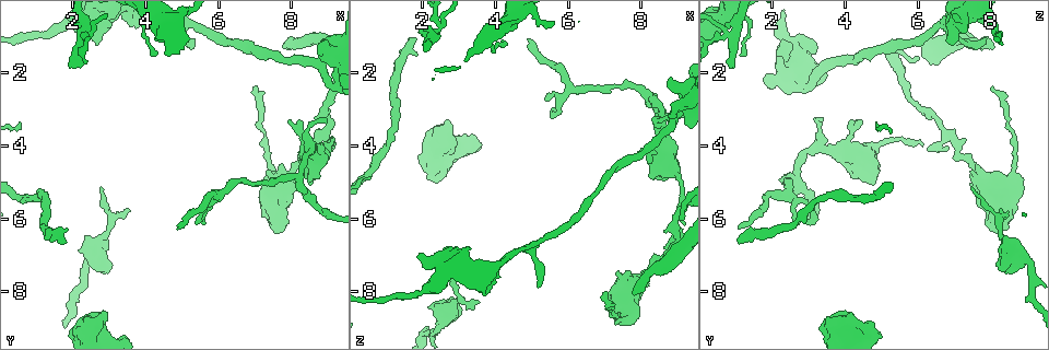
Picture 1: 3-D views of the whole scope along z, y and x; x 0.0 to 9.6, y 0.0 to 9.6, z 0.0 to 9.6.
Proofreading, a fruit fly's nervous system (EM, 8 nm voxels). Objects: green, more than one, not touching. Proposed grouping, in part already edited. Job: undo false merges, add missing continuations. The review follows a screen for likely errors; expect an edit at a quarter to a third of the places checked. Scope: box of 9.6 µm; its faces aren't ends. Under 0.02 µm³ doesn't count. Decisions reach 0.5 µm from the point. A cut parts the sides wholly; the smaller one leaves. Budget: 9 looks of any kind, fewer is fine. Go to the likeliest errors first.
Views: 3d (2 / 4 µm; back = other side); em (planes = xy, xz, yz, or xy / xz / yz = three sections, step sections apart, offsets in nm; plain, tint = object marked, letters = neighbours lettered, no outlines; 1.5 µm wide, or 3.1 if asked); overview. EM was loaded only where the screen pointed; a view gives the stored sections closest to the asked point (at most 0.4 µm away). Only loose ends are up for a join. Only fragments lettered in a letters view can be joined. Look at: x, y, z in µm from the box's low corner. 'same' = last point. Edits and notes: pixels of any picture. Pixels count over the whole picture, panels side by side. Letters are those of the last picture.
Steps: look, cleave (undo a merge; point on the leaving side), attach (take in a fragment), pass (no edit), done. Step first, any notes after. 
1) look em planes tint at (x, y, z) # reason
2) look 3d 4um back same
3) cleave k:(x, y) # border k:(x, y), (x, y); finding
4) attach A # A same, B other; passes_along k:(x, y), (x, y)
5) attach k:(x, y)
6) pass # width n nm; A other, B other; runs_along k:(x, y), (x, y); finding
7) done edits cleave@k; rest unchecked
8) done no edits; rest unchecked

look em planes letters at (7.85, 1.30, 8.15)

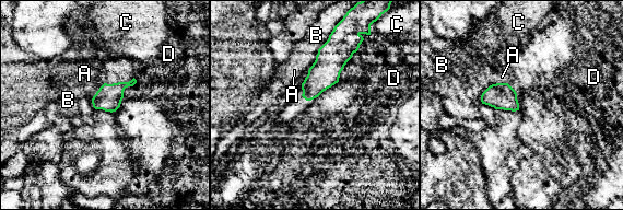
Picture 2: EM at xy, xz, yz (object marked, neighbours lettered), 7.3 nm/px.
pass # A other, B other, C other, D other; none of them fits

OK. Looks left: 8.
look em xy step 4 letters at (1.85, 6.75, 1.05) # branch stops here

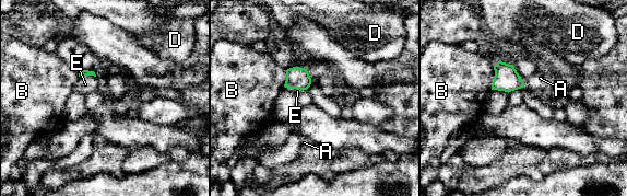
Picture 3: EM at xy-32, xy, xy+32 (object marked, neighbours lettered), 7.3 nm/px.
look em planes letters same # cut it another way

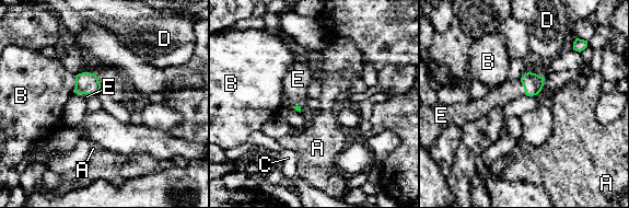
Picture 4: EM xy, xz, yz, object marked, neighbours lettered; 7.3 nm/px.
attach E # A other, B other, C other, D other, E same; passes_along 4:(533, 83), (524, 88), (510, 90); the neuron continues

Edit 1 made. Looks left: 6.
look 3d 4um at (3.55, 5.80, 8.30) # branch stops here

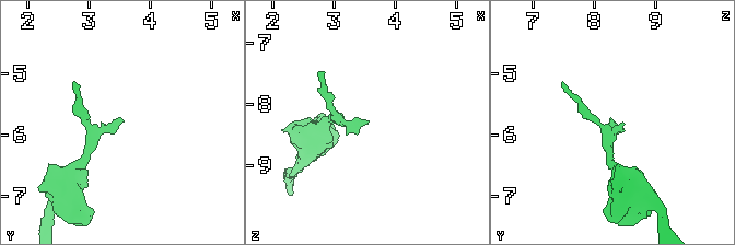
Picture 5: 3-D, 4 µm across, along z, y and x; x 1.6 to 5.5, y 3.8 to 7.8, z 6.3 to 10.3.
look em planes letters at (3.60, 5.80, 8.35)

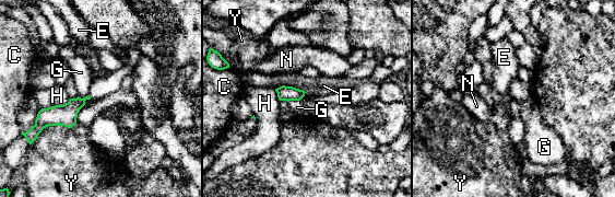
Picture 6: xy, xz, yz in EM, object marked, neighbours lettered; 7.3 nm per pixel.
pass # width 90 nm; longest_contact Y 360 nm; C other, E other, G other, H other, N other, Y other; no lettered fragment goes on from it

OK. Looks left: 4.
look 3d 2um at (5.15, 1.05, 7.95)

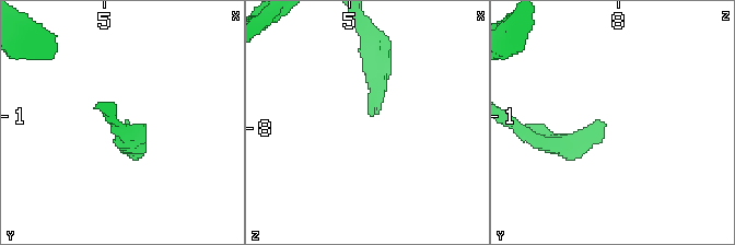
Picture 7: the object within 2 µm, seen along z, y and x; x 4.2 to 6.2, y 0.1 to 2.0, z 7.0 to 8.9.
look em xz step 4 tint at (5.22, 1.10, 7.90) # shape alone is not enough

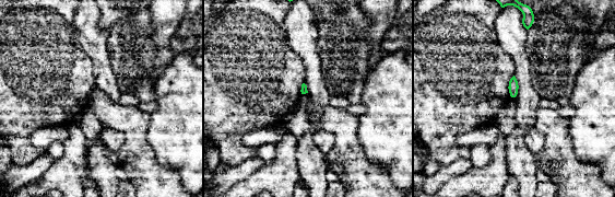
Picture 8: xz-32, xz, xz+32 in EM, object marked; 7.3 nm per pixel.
look em planes letters same

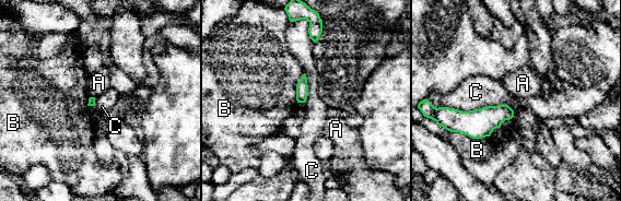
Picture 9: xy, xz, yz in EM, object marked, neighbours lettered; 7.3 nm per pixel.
pass # longest_contact C 550 nm; A other, B other, C other; border 9:(441, 106), (508, 105), (514, 110); no lettered fragment goes on from it

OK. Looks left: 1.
done edits attach@4; rest unchecked

